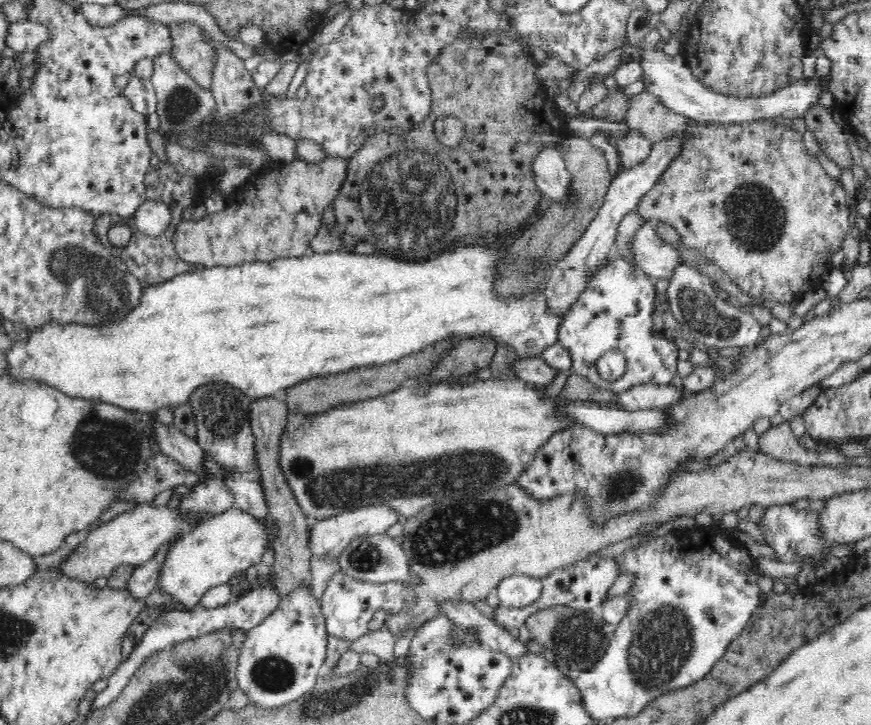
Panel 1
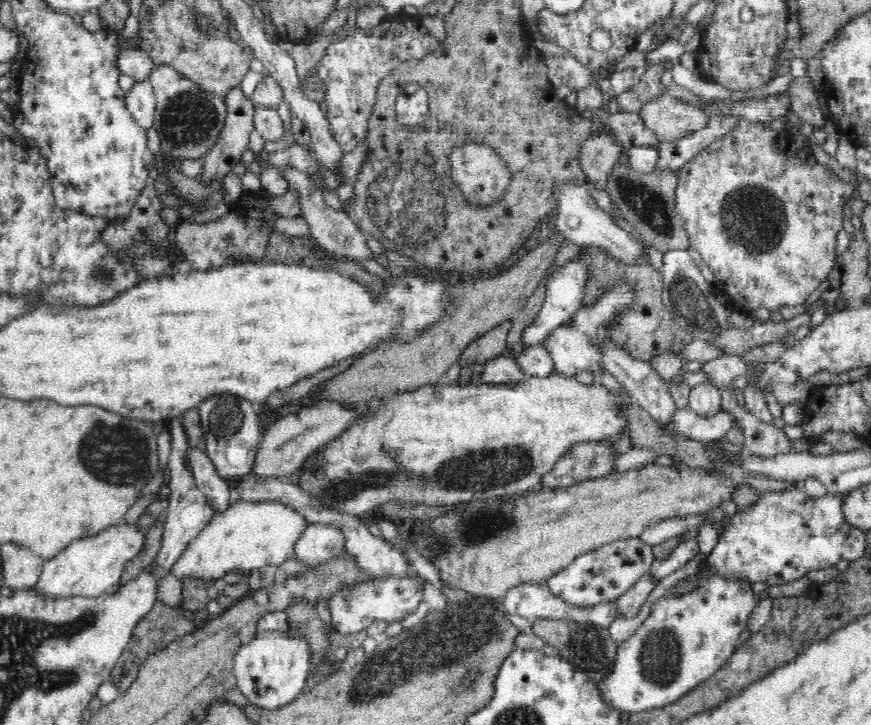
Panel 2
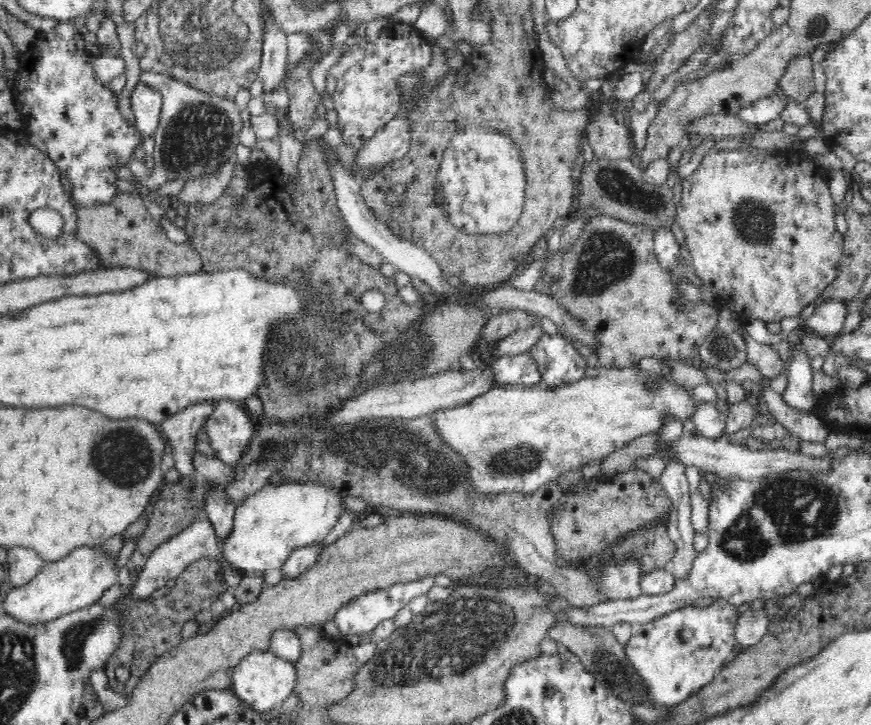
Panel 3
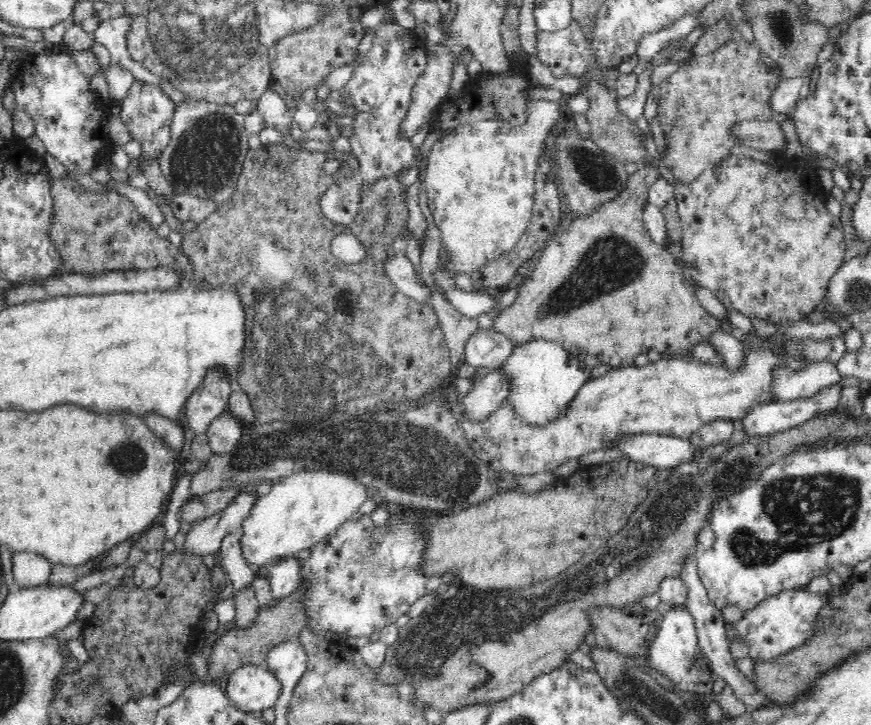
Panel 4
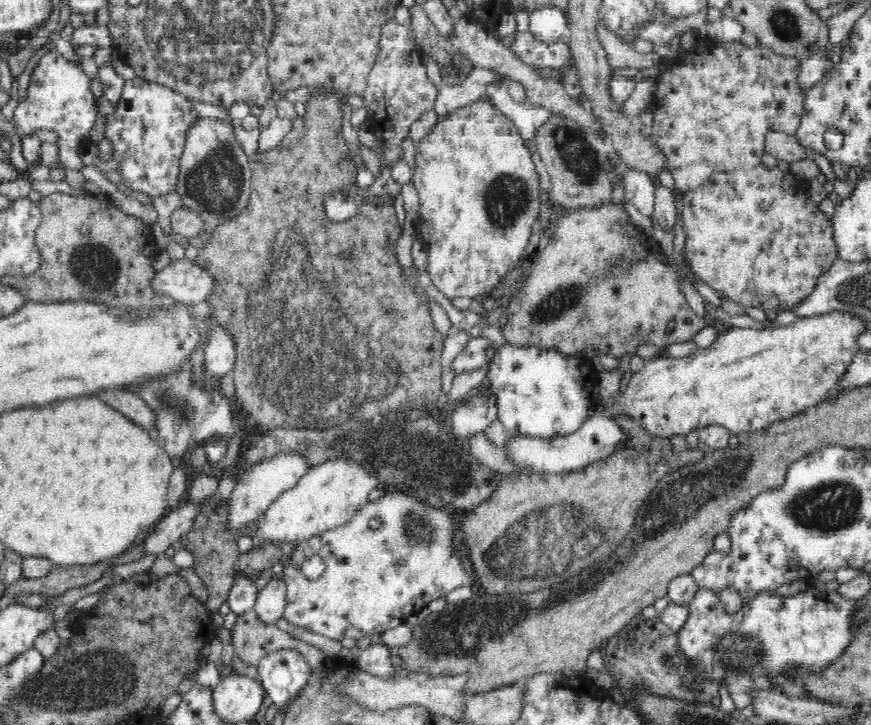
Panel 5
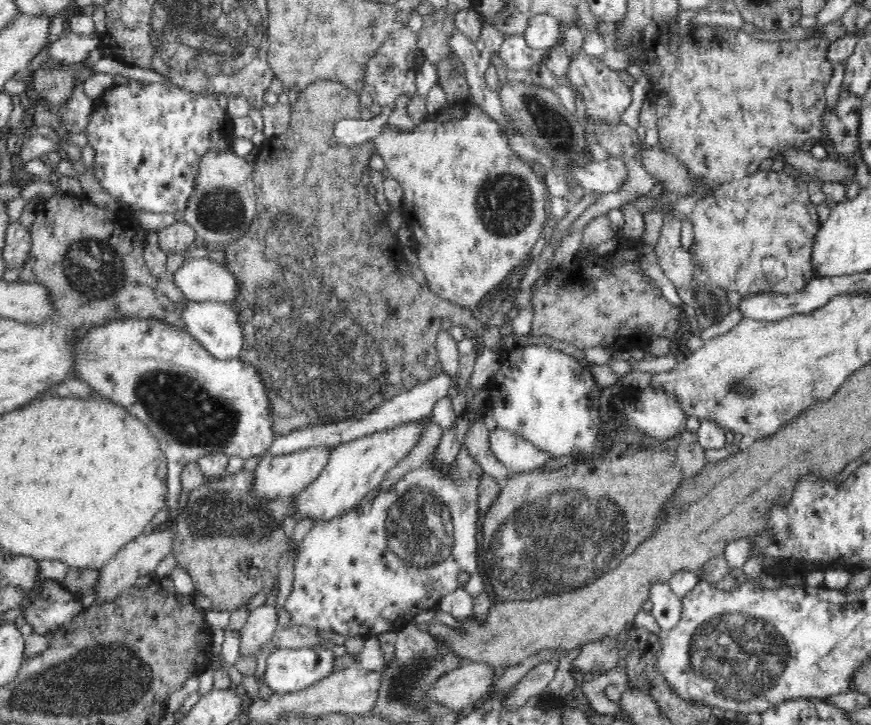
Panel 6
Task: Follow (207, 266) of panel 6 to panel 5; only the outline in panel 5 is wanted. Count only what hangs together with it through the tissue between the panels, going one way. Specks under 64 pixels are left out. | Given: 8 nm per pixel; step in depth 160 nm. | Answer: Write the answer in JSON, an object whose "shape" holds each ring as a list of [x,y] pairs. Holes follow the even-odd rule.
{"shape":[[[188,258],[172,260],[149,278],[149,286],[161,298],[187,304],[205,300],[212,285],[211,276]]]}

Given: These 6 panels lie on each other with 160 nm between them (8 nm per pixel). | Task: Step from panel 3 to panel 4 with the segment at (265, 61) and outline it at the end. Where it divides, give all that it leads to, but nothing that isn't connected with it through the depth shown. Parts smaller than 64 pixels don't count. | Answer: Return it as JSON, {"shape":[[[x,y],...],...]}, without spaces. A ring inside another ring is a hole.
{"shape":[[[275,80],[271,82],[263,94],[258,98],[257,112],[264,118],[266,125],[272,130],[278,130],[280,134],[290,134],[292,130],[293,112],[287,106],[286,99],[282,99],[276,90],[272,88]]]}

